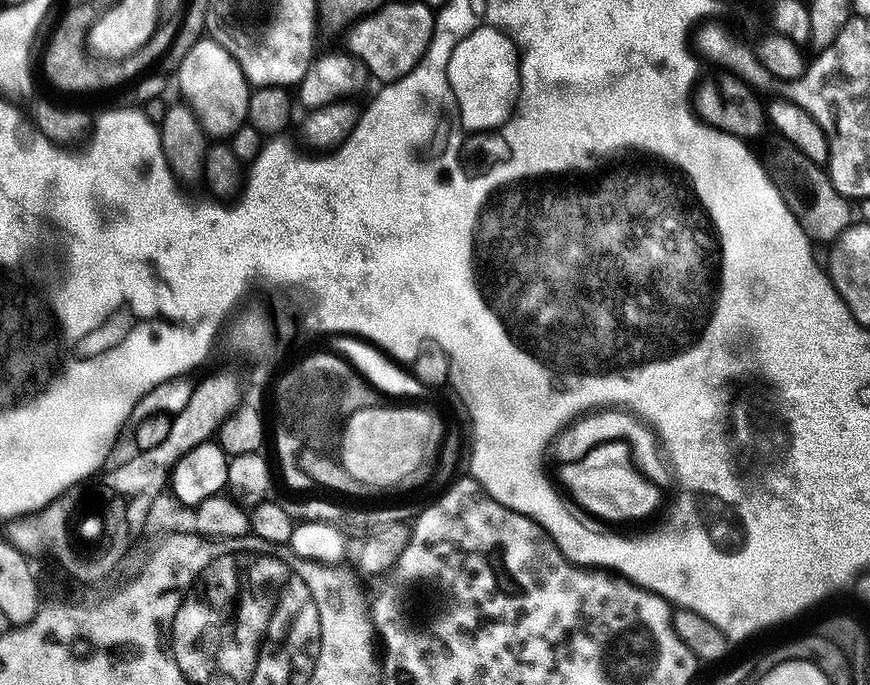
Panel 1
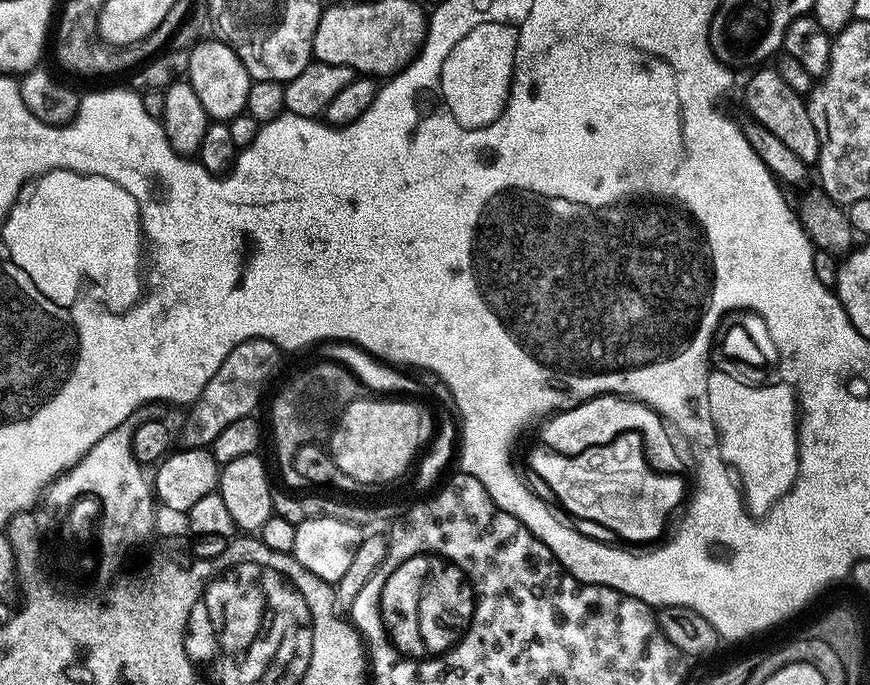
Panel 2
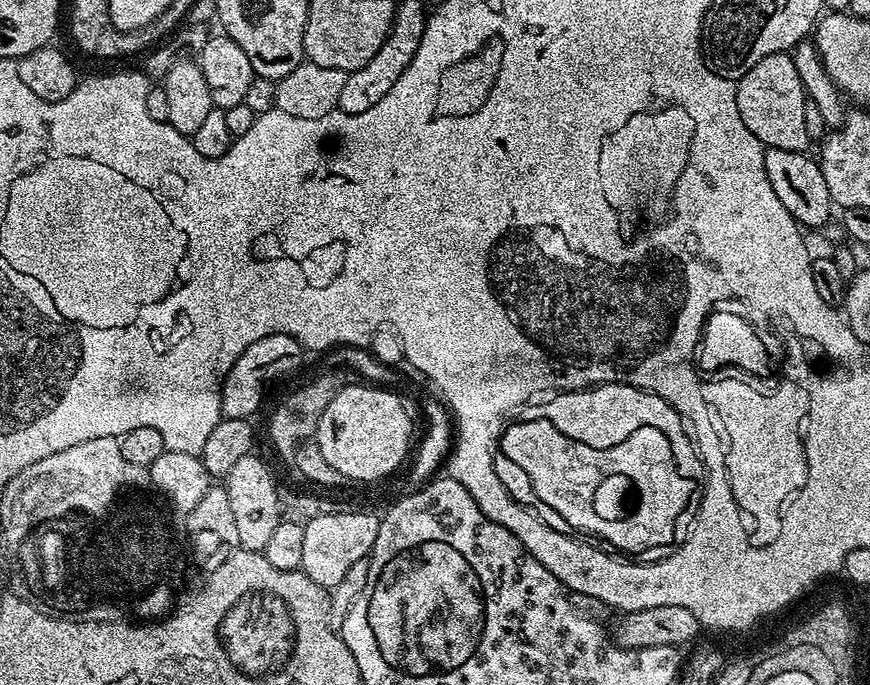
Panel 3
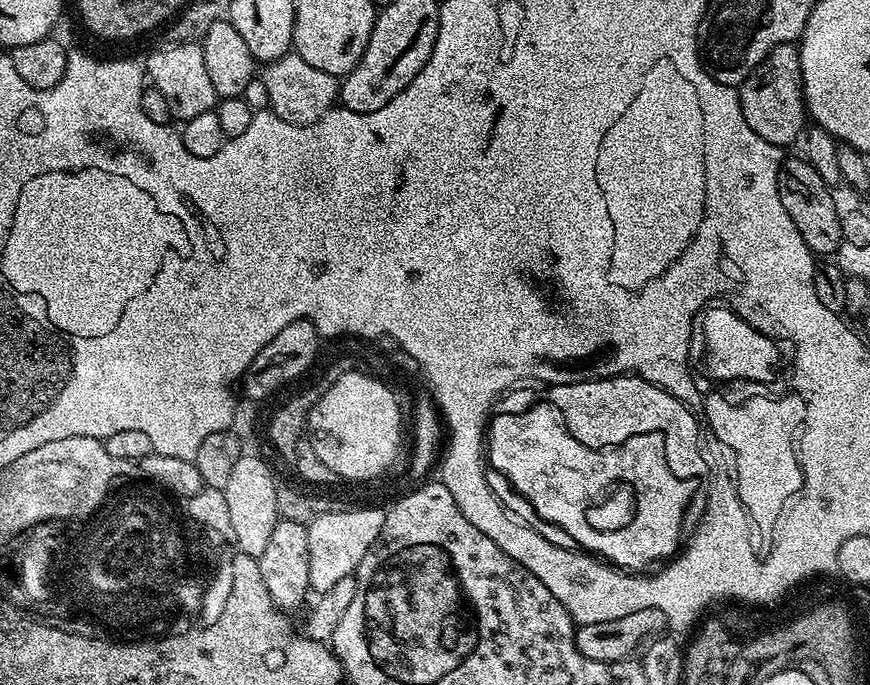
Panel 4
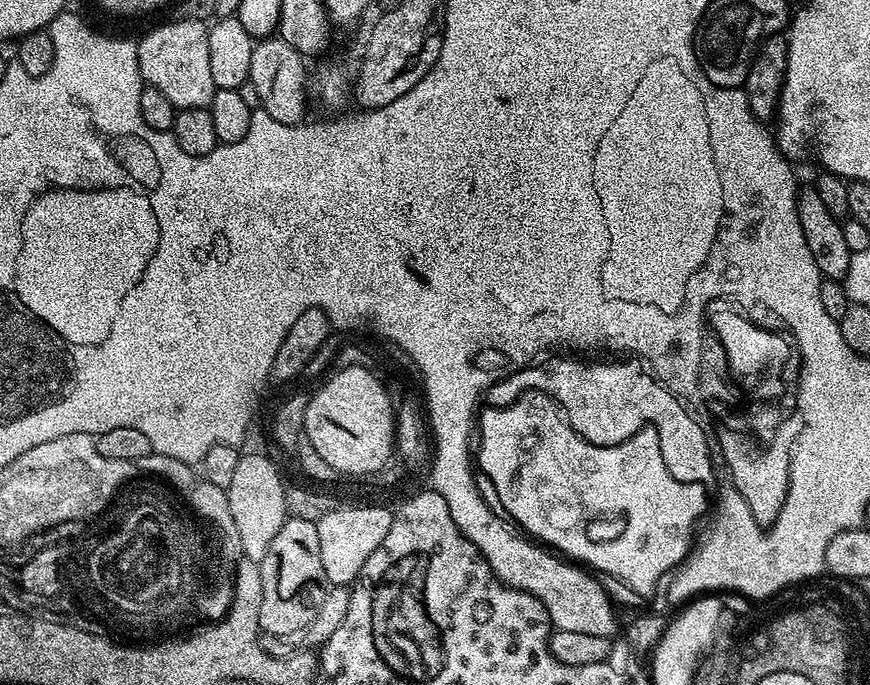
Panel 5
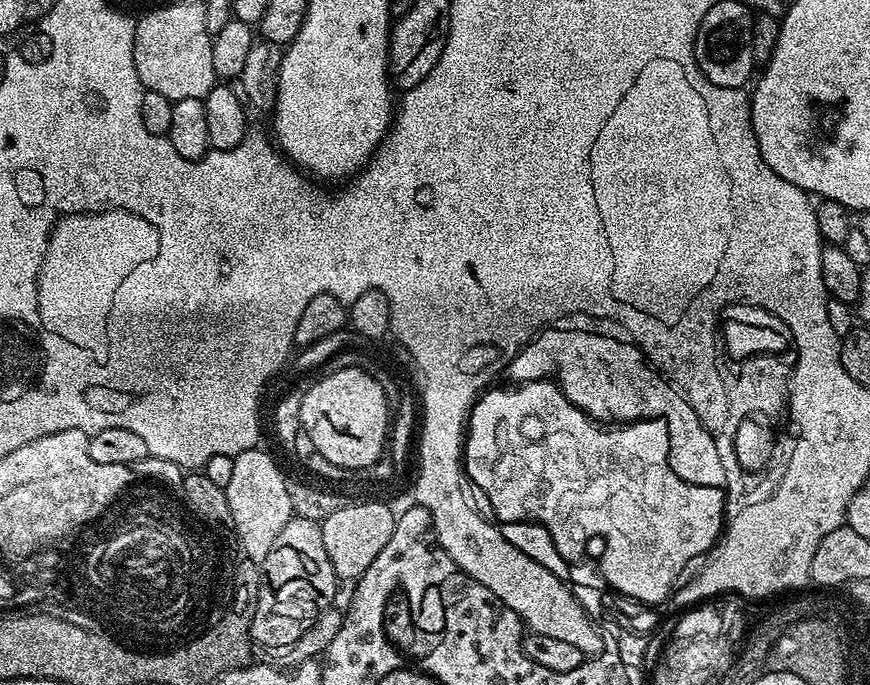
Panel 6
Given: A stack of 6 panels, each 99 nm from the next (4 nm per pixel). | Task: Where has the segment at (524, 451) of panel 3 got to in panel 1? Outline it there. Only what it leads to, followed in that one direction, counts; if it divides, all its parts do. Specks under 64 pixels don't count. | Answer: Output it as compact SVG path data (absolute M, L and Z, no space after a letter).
M608 437L599 441L598 446L582 454L582 458L559 465L559 487L570 500L572 495L571 503L577 509L585 508L590 515L609 520L612 524L628 524L631 520L644 520L654 515L660 504L662 488L639 469L634 448L632 437Z

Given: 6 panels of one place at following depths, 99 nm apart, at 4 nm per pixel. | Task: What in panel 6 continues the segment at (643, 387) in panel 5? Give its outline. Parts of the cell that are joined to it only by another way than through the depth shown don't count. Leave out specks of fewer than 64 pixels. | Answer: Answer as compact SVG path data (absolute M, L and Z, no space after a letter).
M548 326L537 332L509 362L506 376L512 379L509 381L513 385L551 378L560 387L562 394L566 394L571 404L578 406L578 410L582 410L587 416L601 422L633 422L645 418L659 418L662 406L676 403L676 389L648 363L644 353L635 343L614 336L590 334L586 330L578 330L571 326L556 327L560 326Z

